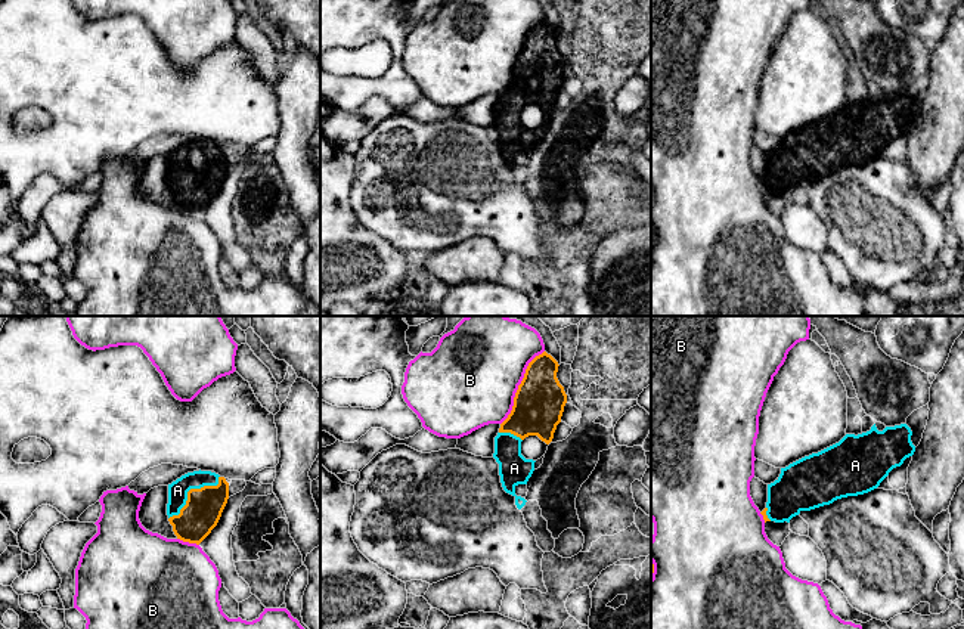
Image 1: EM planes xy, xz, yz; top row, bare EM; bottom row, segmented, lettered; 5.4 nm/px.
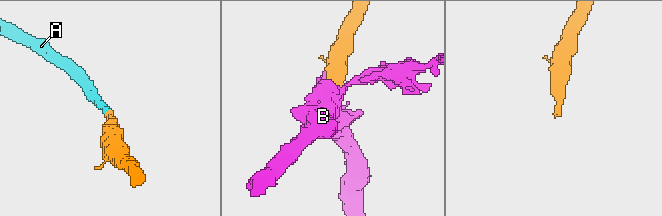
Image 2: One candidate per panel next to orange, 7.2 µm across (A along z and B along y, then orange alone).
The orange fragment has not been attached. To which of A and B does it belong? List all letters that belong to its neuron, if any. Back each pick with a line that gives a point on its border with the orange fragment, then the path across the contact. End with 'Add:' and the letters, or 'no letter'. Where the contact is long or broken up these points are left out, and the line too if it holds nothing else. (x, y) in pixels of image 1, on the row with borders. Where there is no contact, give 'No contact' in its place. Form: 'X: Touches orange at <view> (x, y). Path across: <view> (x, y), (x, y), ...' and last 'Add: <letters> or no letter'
A: Touches orange at xy (191, 489). Path across: xy (200, 516), (191, 489), (177, 490)
Add: A

